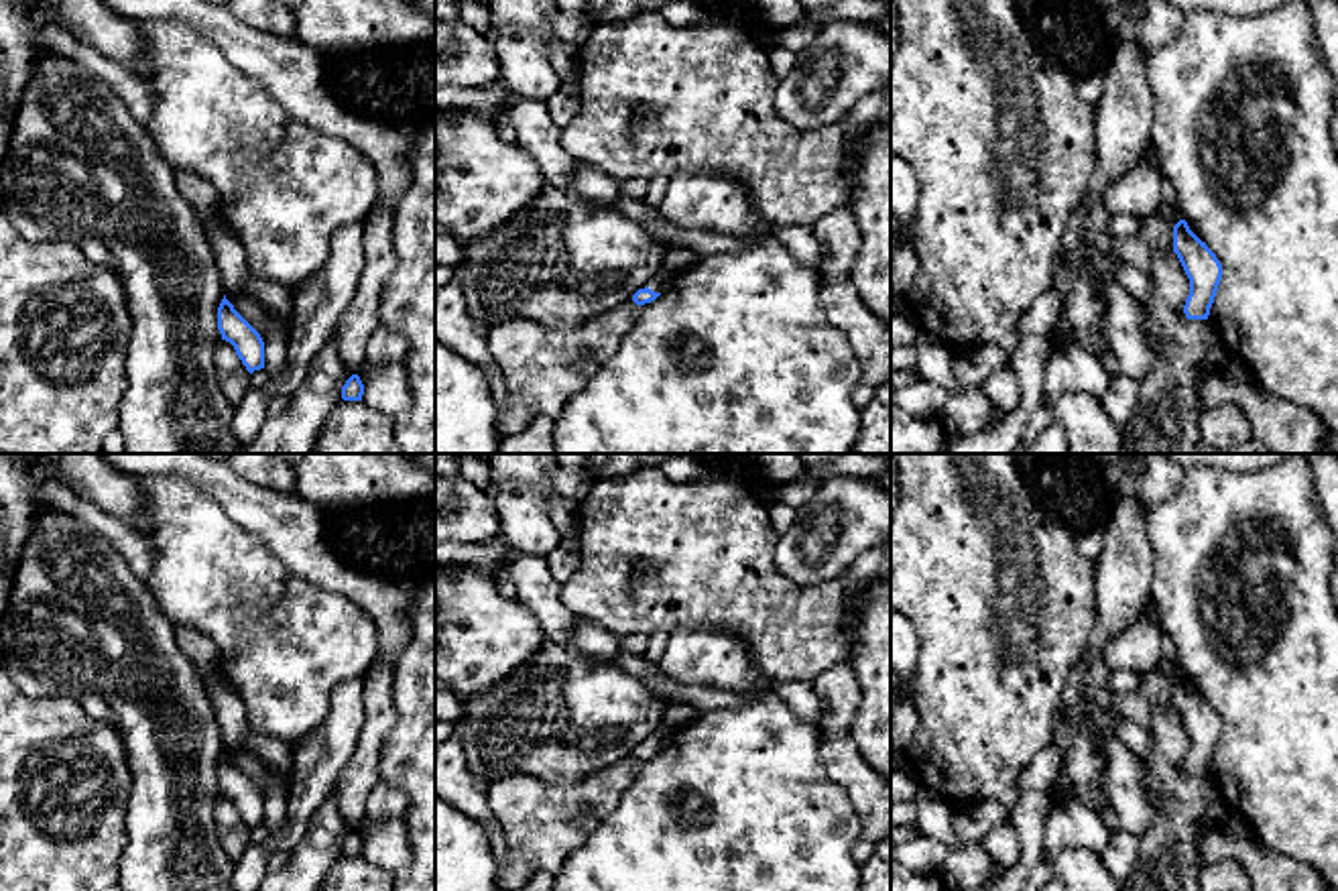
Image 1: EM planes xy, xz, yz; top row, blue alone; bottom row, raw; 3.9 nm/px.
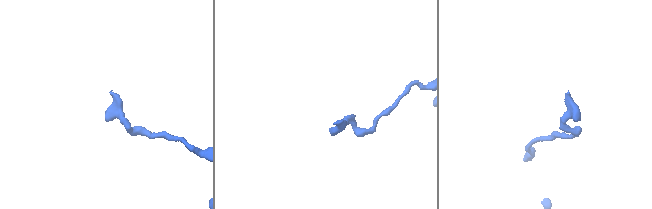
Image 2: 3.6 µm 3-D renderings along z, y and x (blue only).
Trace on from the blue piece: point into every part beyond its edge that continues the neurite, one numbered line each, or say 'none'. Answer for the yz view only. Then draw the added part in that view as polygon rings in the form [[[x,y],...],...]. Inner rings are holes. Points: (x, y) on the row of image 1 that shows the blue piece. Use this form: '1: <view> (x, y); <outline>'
1: yz (1170, 206); [[[1147,146],[1141,155],[1141,163],[1149,165],[1159,173],[1161,179],[1161,207],[1159,214],[1167,220],[1167,224],[1173,228],[1181,218],[1179,201],[1173,185],[1165,179],[1165,175],[1159,171],[1159,155],[1155,146]]]

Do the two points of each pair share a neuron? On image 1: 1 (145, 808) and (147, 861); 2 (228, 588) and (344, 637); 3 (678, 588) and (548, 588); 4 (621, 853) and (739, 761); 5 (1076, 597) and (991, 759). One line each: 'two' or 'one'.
1: one
2: one
3: two
4: one
5: one

